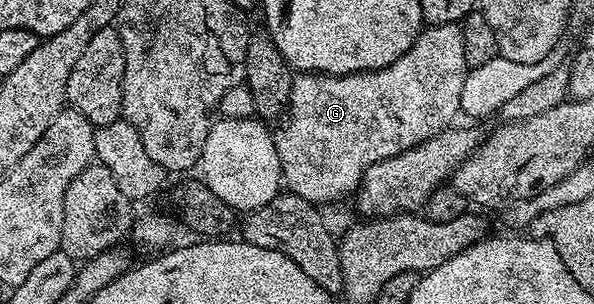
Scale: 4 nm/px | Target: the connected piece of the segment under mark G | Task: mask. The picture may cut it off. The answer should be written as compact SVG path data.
M446 23L436 27L424 26L419 36L416 37L415 44L404 55L397 57L397 61L393 61L393 65L389 65L385 69L358 71L352 75L296 74L291 81L291 103L287 106L285 112L287 124L284 125L283 132L278 132L274 136L277 153L280 155L282 182L285 184L286 190L316 205L331 203L334 199L341 198L342 195L348 194L347 196L350 196L358 188L359 182L363 179L363 174L369 169L369 165L373 165L377 161L385 161L405 149L409 149L429 137L433 137L438 131L443 131L456 122L455 114L459 115L461 111L461 91L462 86L465 85L468 70L469 68L465 61L465 37L463 36L462 26L457 23Z

